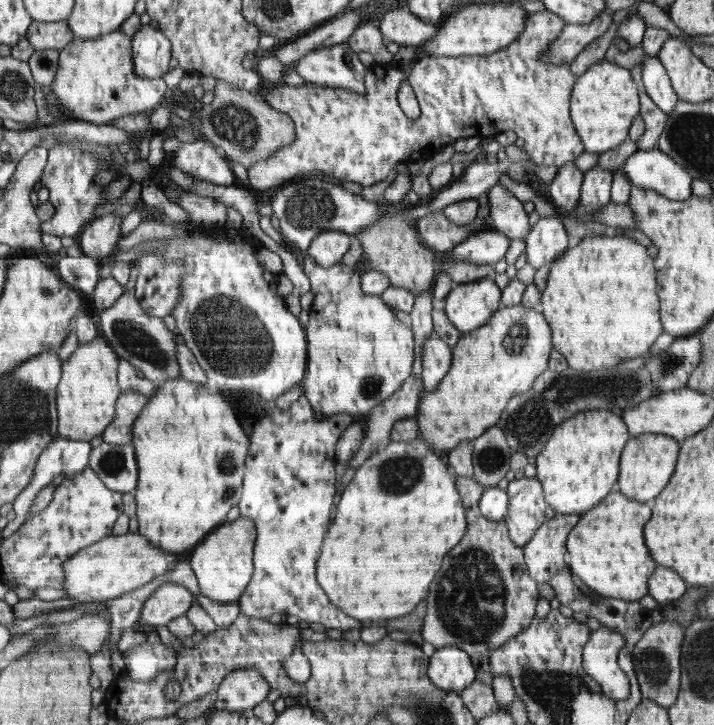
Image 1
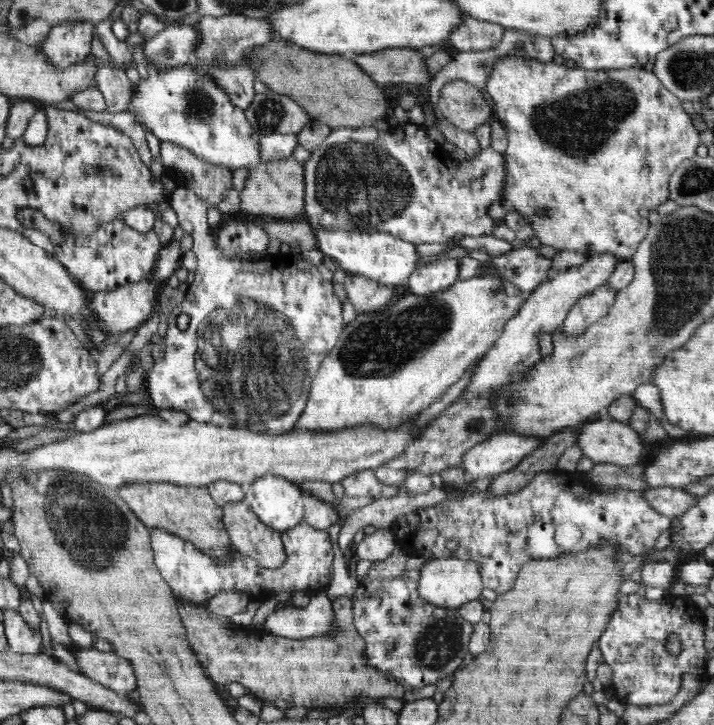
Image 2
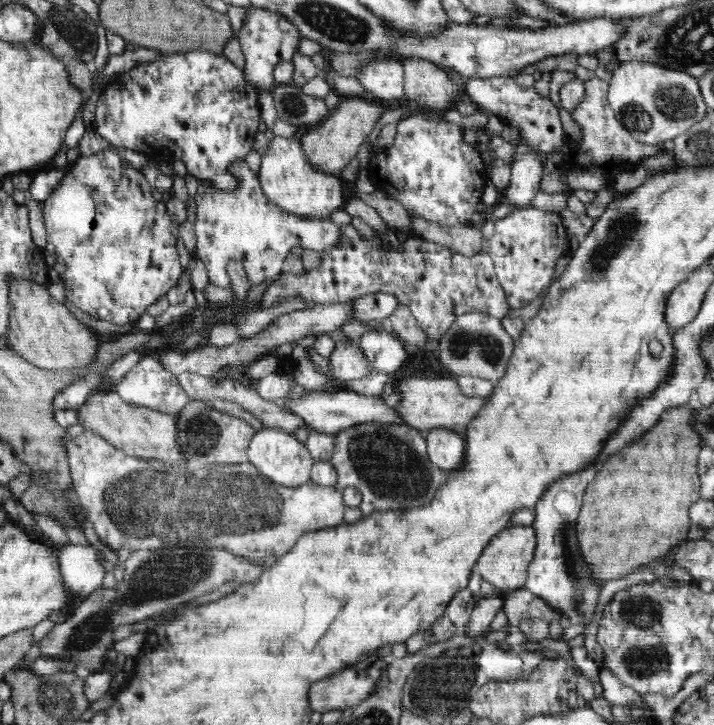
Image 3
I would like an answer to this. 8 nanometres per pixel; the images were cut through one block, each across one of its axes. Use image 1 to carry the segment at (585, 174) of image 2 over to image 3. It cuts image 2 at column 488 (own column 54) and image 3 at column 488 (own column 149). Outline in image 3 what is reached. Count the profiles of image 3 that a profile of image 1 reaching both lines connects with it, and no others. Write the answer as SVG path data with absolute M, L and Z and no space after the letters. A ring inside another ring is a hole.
M500 75L500 80L476 80L476 77L468 77L466 92L482 111L495 115L520 131L520 138L524 140L524 144L530 144L532 149L548 154L560 152L560 170L580 168L580 171L604 174L606 180L612 180L612 176L616 176L618 172L628 172L630 166L638 164L644 158L661 154L664 148L662 145L651 146L639 142L629 132L629 128L616 119L616 114L607 99L608 84L597 76L584 81L585 93L582 102L572 112L574 122L582 130L580 144L574 144L572 138L566 136L558 118L558 110L548 97L542 97L534 88L520 88L508 75Z

